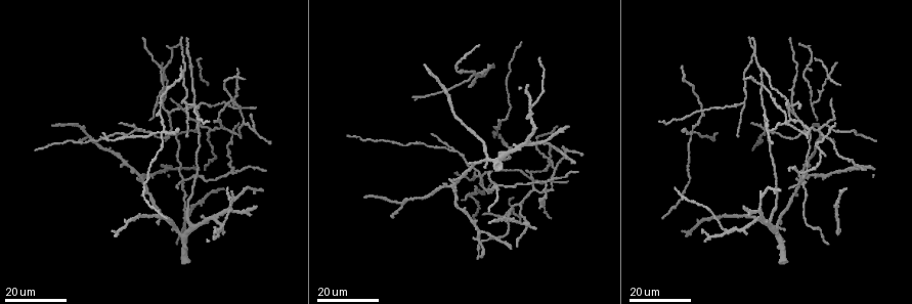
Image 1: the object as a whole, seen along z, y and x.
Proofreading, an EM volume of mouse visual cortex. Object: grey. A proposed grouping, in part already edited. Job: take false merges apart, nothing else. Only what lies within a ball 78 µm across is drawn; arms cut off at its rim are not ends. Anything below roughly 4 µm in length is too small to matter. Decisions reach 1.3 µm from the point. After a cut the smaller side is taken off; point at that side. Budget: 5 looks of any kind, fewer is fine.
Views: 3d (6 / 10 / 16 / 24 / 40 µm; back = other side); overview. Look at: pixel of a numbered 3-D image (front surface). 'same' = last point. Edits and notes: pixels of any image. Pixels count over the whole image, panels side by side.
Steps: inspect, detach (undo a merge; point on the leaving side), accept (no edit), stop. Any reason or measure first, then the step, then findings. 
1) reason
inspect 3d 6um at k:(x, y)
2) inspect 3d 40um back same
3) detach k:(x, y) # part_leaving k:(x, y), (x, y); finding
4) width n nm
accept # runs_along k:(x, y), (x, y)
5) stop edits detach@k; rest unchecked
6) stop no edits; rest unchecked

three-way junction
inspect 3d 24um at 1:(182, 59)

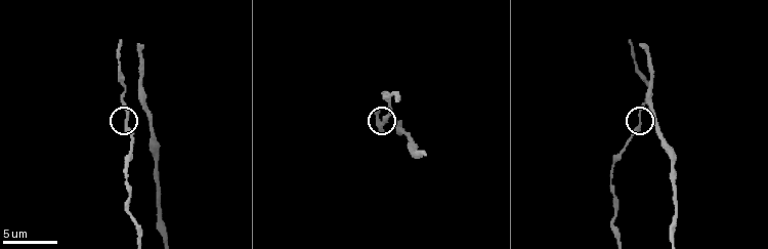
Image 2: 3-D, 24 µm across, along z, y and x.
inspect 3d 10um at 2:(126, 112)

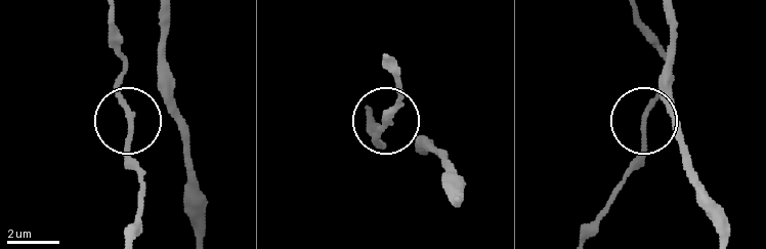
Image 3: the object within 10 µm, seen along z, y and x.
arms 3
accept # runs_along 3:(203, 233), (180, 121), (170, 108), (128, 114), (123, 56); continuous, no second neuron

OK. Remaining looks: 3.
two arms in line, one across
inspect 3d 16um at 1:(826, 123)

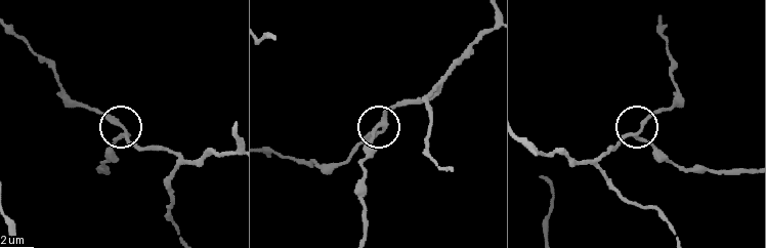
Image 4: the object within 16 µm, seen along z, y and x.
zoom in
inspect 3d 10um at 4:(638, 133)

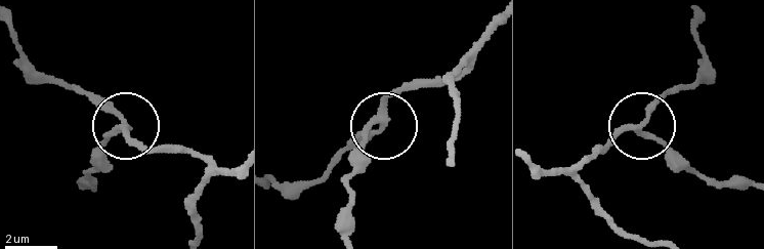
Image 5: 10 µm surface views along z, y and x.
side_arm 15 um
accept # runs_along 5:(633, 238), (593, 197), (583, 170), (677, 86); continuous, no second neuron

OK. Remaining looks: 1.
stop no edits; rest unchecked

